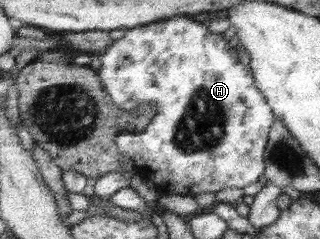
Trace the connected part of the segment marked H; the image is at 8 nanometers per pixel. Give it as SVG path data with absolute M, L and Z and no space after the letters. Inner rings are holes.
M189 16L174 17L159 22L153 22L149 25L137 27L132 30L127 30L124 36L118 40L101 55L101 68L98 70L98 75L102 79L103 85L106 87L107 93L111 95L112 99L119 107L125 111L135 109L137 105L141 104L155 104L156 118L146 126L140 134L133 134L127 130L121 130L116 137L121 155L126 155L137 167L137 171L145 178L151 179L161 194L167 195L190 195L192 198L199 193L217 193L221 189L227 187L247 187L255 181L259 181L259 177L264 174L266 170L265 150L270 140L270 131L276 120L276 115L272 110L271 104L267 98L259 91L255 83L255 74L251 70L250 65L241 65L237 60L239 55L235 50L235 45L232 41L227 41L223 38L223 34L217 31L212 33L201 22L189 18Z

